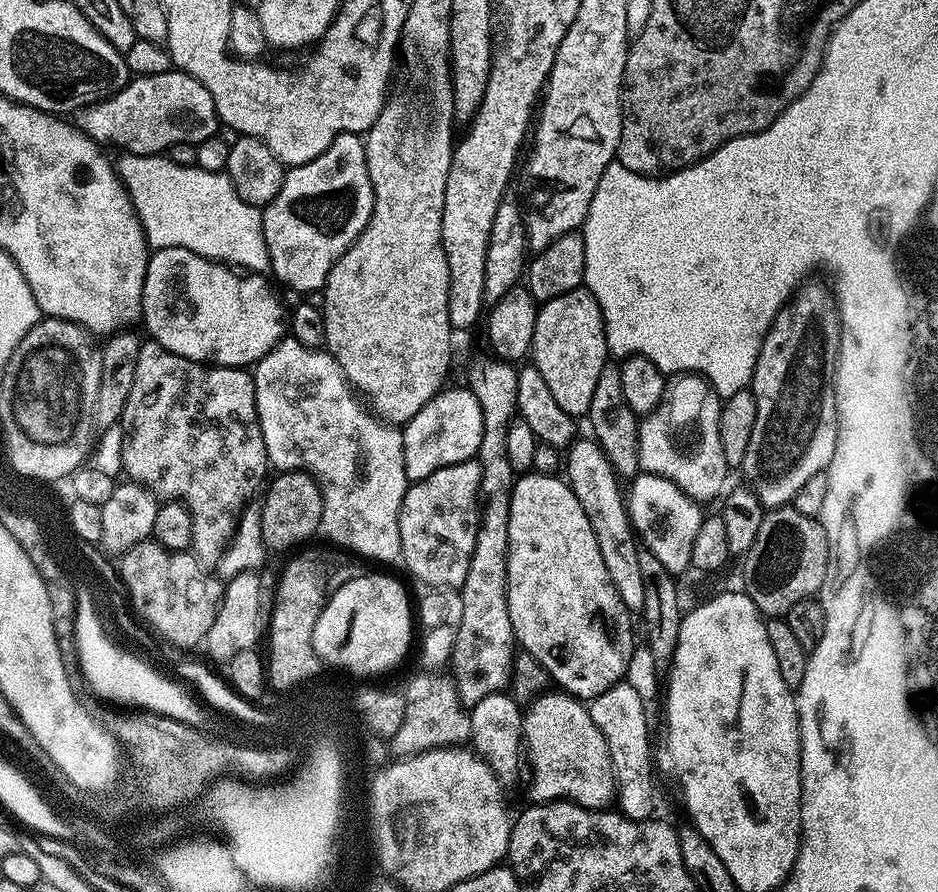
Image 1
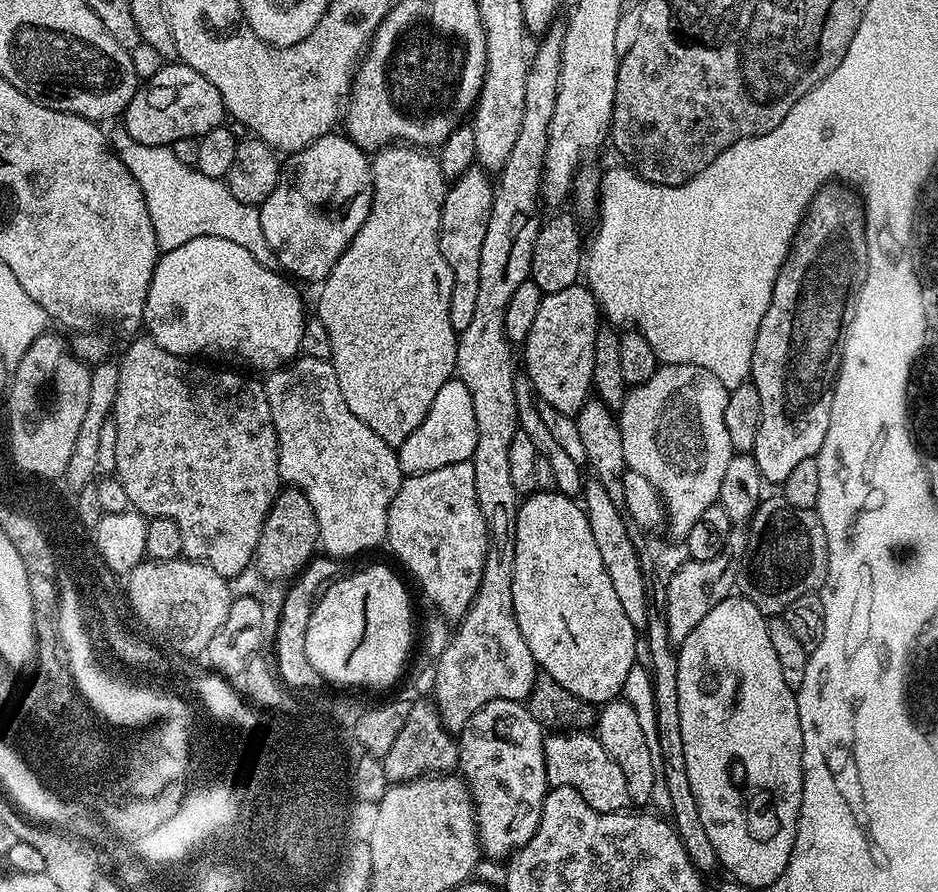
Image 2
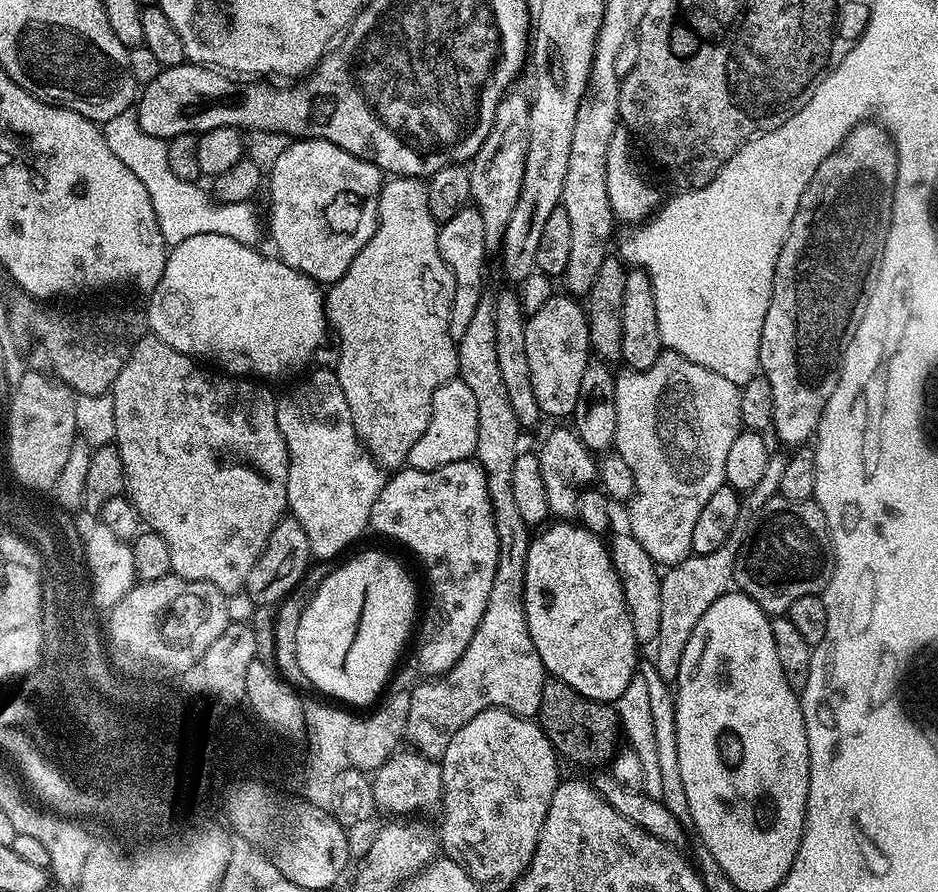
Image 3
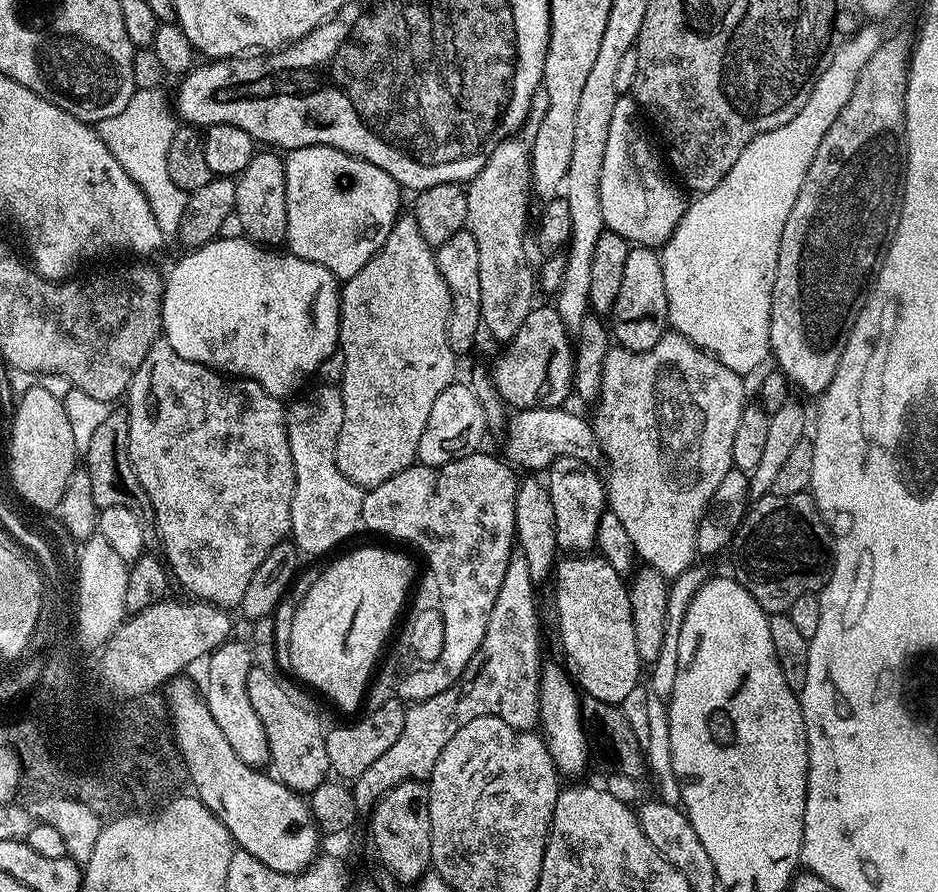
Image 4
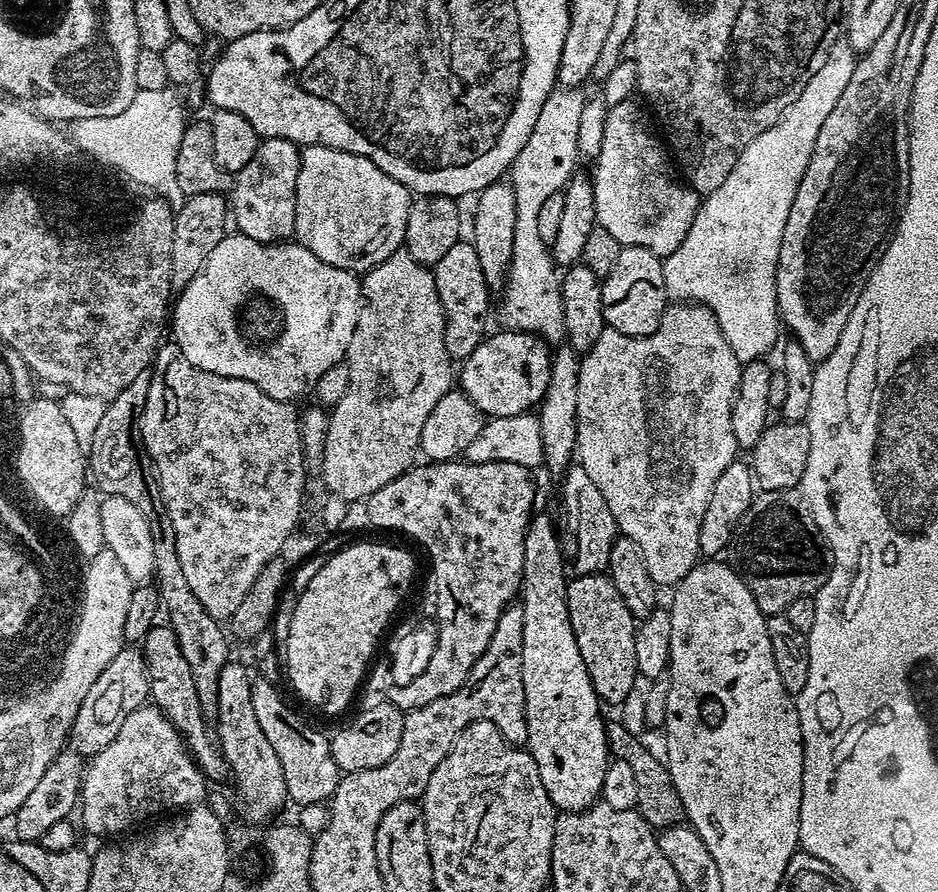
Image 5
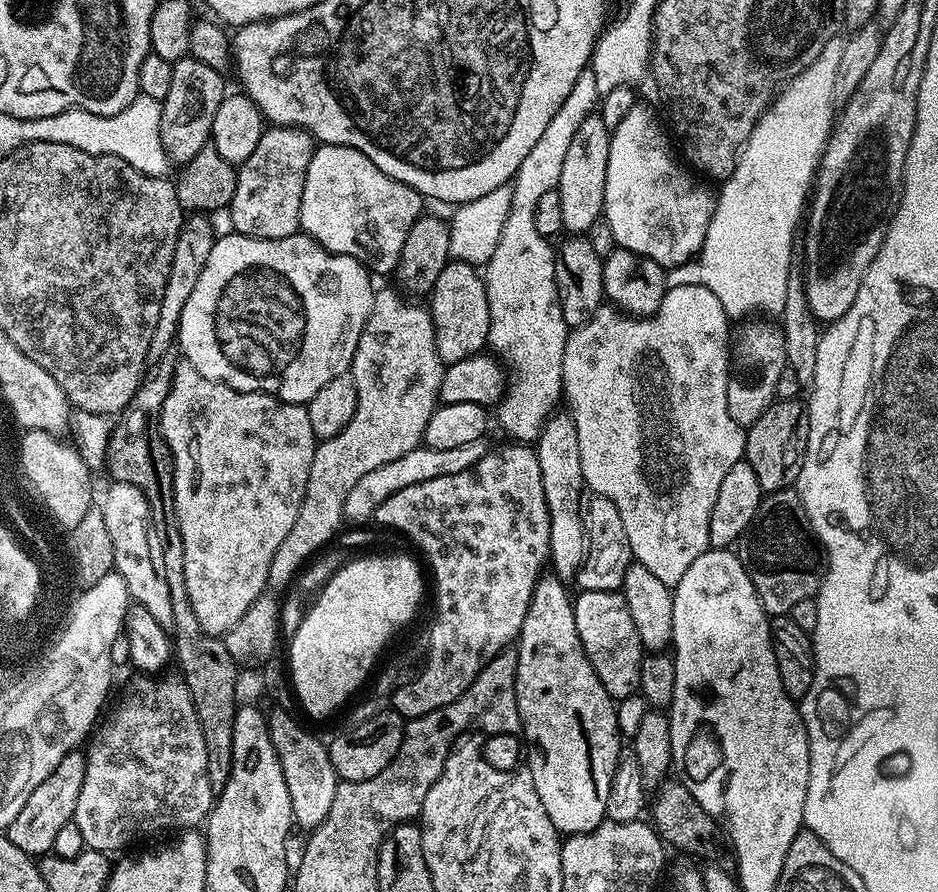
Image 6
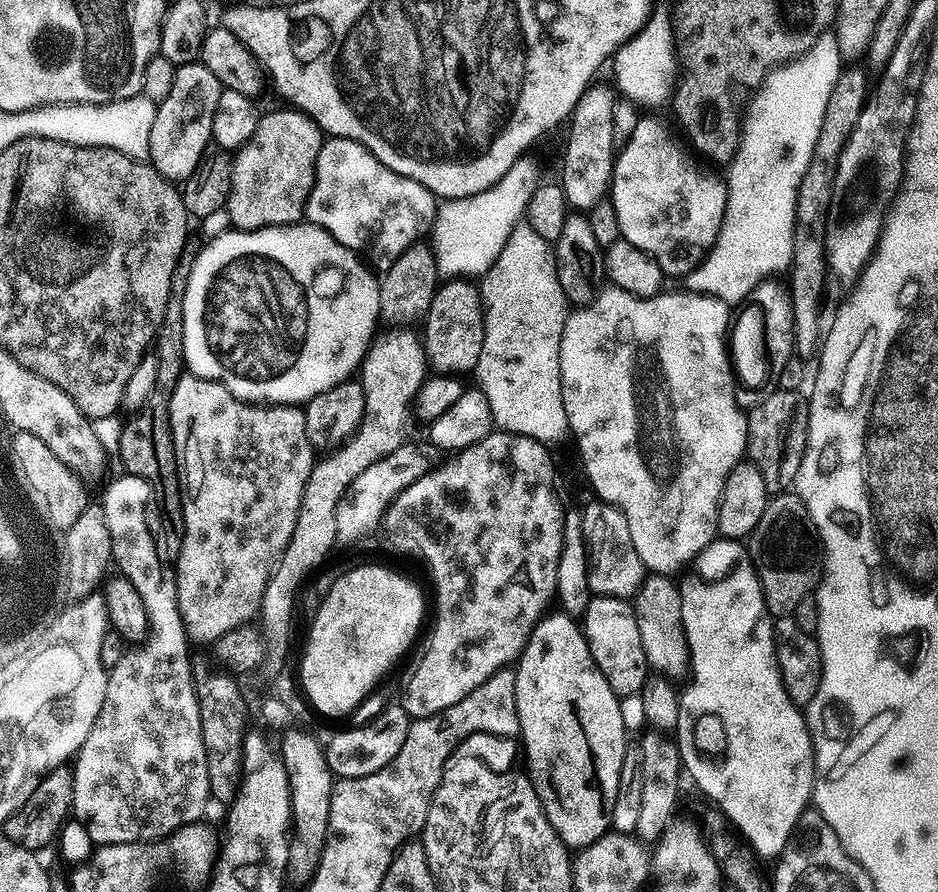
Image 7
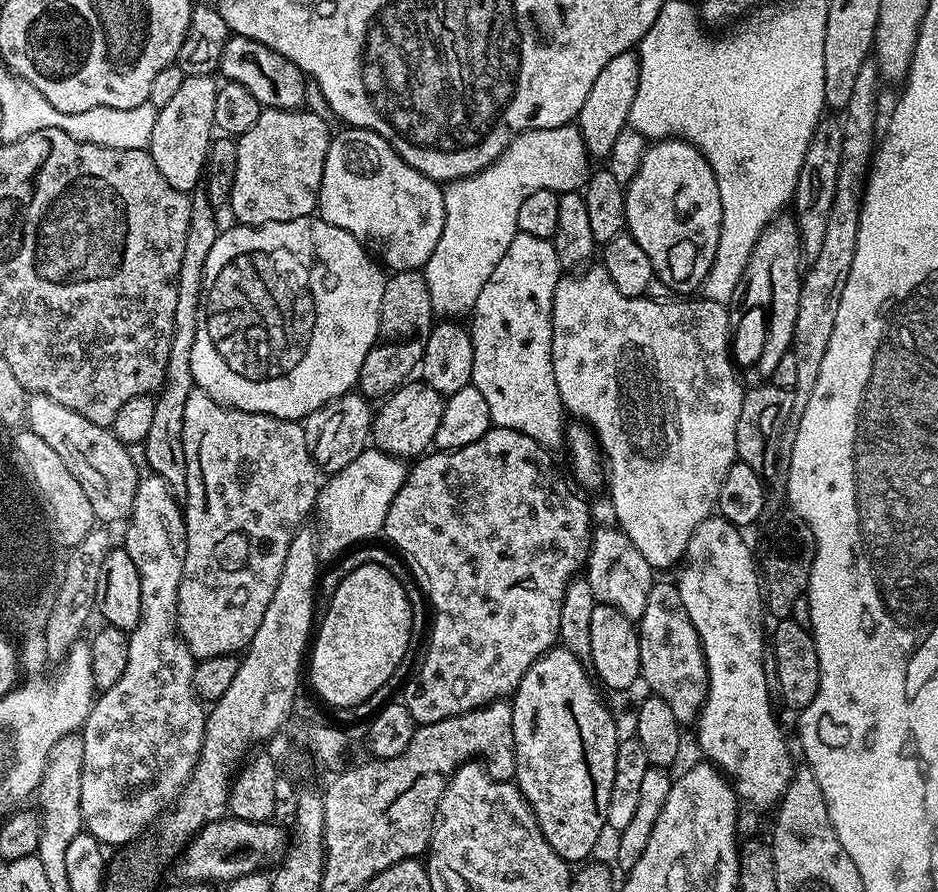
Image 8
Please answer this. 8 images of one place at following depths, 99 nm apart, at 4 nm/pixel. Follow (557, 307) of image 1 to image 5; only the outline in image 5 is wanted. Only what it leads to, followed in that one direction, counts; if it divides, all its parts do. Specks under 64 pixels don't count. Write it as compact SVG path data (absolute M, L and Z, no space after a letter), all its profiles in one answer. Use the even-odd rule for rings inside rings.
M499 330L493 334L485 335L484 340L474 351L468 355L458 368L458 388L478 406L485 417L510 418L523 412L531 413L539 405L541 398L546 394L546 386L550 382L552 369L552 352L549 341L532 332L514 332Z

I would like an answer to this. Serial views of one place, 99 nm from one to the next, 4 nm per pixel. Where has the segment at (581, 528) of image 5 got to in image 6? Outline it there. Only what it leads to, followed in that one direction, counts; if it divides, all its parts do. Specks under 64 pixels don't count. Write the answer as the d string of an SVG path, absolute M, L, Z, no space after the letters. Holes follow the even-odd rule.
M585 490L580 499L580 513L582 526L586 530L588 553L578 570L574 584L577 589L589 592L590 590L606 590L615 592L623 589L626 570L634 563L630 542L626 538L626 526L622 526L622 514L618 514L618 506L610 502L602 494Z

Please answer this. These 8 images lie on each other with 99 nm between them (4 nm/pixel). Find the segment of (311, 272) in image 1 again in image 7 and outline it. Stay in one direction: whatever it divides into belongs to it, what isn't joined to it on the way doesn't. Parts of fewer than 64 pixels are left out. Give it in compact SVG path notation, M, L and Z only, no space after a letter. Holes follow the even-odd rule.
M334 136L325 139L318 154L314 186L304 215L307 223L326 230L342 246L385 270L408 247L421 243L431 233L437 207L438 197L426 186L414 182L414 178L394 174L366 146Z

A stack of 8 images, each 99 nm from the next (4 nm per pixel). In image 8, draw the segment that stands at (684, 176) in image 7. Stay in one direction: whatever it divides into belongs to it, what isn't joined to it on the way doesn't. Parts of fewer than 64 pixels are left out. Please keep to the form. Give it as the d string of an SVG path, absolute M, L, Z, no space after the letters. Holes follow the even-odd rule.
M669 138L667 140L658 140L649 143L644 150L644 157L638 166L638 174L634 174L634 178L624 189L624 197L626 198L626 232L634 238L634 242L638 242L638 246L642 246L642 250L646 250L646 258L650 258L650 266L654 273L655 279L660 280L668 288L680 292L676 294L692 294L692 292L701 287L706 278L706 274L710 274L710 266L716 257L718 250L718 242L720 241L720 223L722 222L722 198L718 194L718 182L714 178L714 170L710 166L710 162L696 149L693 144L679 138Z

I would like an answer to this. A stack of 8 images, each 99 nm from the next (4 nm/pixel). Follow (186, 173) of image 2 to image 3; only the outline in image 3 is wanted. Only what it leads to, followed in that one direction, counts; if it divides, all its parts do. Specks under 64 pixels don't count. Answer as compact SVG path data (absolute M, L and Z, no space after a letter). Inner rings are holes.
M129 110L122 114L114 114L114 118L103 121L104 137L110 142L110 150L146 186L150 194L150 202L154 202L154 218L158 218L158 230L162 230L165 244L171 245L176 240L180 244L180 236L176 232L194 232L195 234L222 234L232 232L232 238L243 244L259 245L260 232L262 236L262 220L256 217L251 203L227 204L216 202L214 207L204 212L204 198L209 194L199 183L178 178L174 170L170 170L170 162L166 158L167 143L156 136L146 134L138 122L135 111ZM200 187L200 188L199 188ZM204 228L208 228L205 232Z

